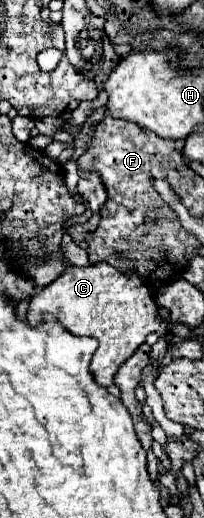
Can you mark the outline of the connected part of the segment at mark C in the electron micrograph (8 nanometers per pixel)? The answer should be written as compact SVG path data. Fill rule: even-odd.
M94 263L88 267L68 265L56 281L46 285L30 299L28 325L40 325L44 313L50 313L72 335L88 335L98 339L98 349L90 361L90 373L96 385L110 387L118 367L132 357L150 333L160 329L160 315L146 285L138 277L130 277L110 263Z

